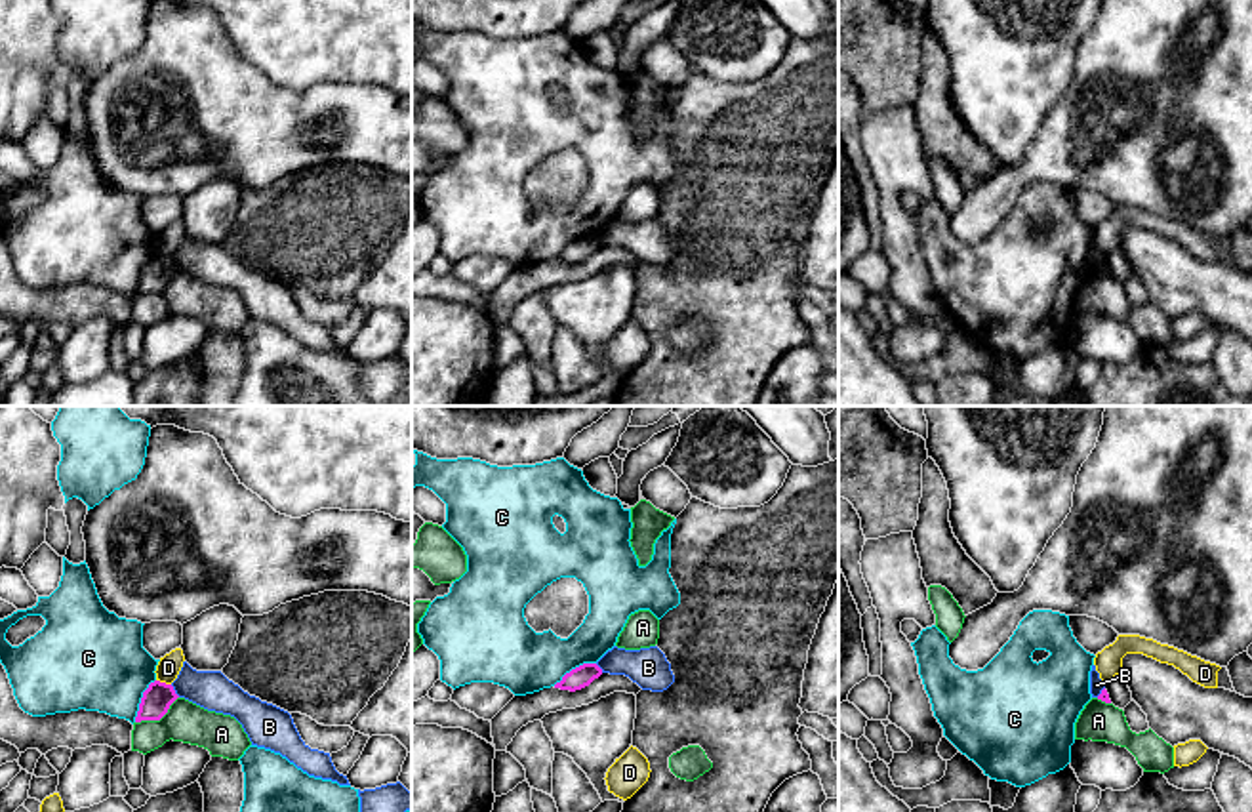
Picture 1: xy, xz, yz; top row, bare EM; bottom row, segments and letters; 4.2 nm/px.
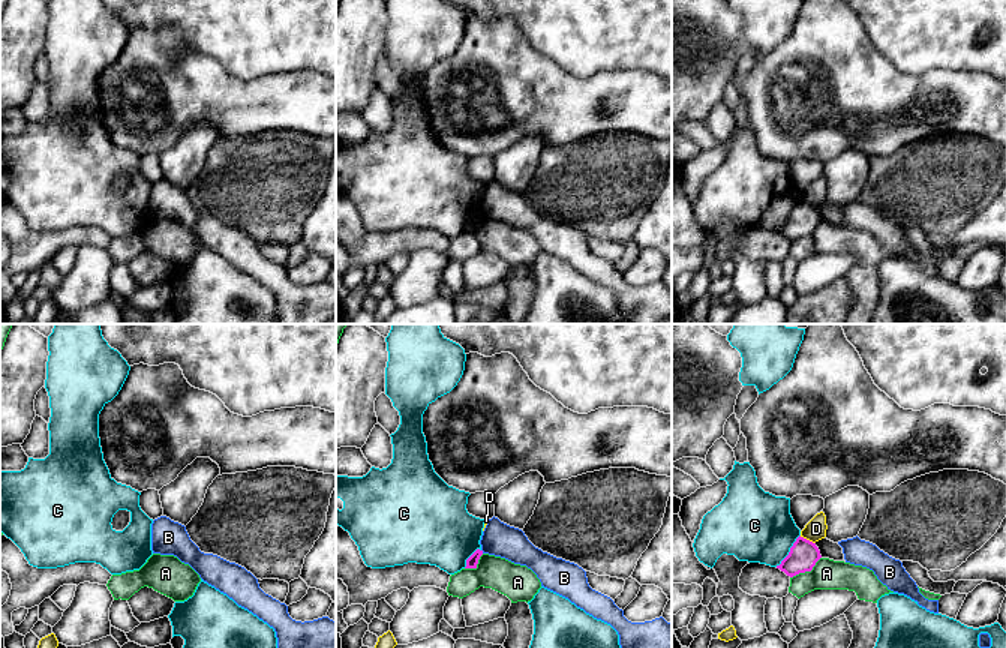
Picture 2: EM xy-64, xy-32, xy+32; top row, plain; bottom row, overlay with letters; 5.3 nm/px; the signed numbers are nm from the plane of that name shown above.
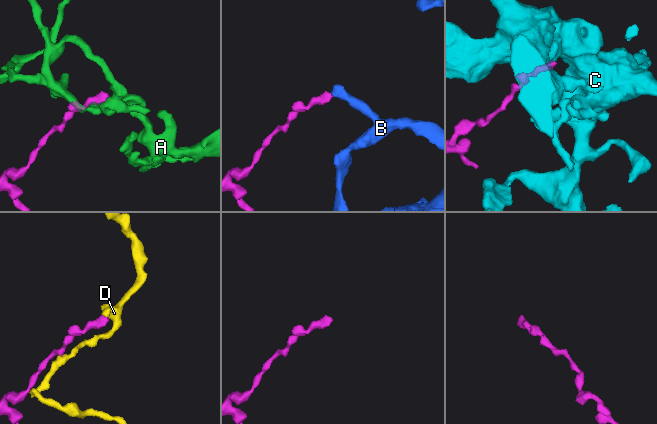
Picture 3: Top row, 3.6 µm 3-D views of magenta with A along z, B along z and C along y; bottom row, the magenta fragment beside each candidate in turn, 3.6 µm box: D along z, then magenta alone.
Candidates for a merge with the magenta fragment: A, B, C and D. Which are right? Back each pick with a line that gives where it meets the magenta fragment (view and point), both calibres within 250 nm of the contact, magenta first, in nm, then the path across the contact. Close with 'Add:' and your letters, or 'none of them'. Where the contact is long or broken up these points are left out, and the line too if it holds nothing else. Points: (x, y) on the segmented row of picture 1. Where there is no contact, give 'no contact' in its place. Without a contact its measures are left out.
Add: none of them

